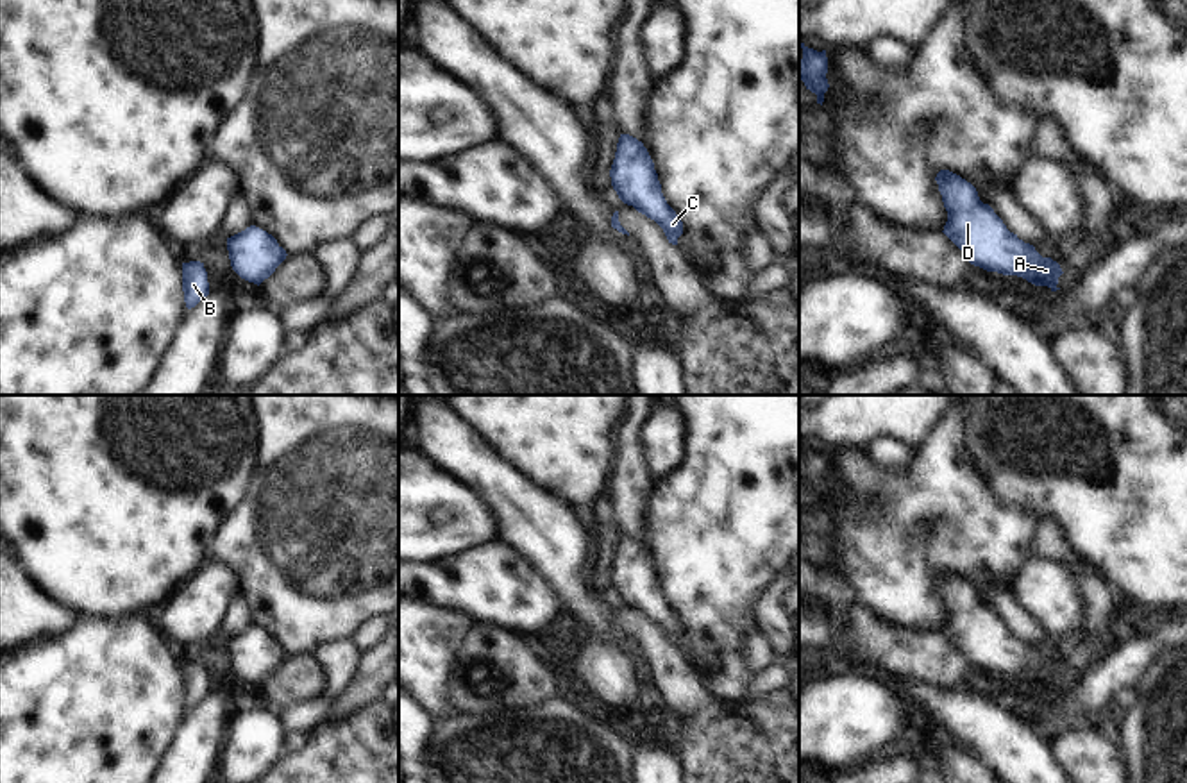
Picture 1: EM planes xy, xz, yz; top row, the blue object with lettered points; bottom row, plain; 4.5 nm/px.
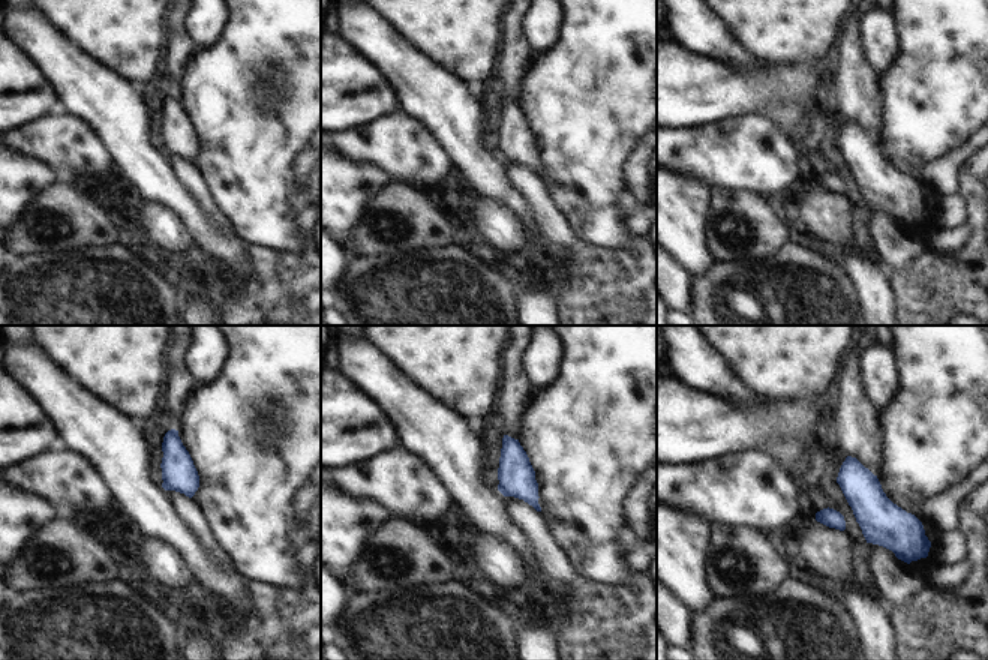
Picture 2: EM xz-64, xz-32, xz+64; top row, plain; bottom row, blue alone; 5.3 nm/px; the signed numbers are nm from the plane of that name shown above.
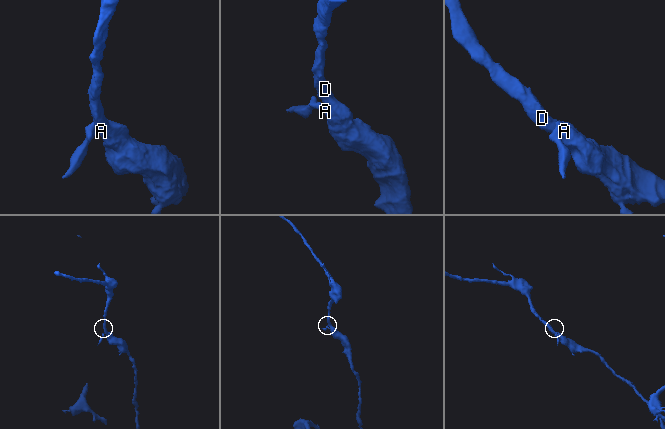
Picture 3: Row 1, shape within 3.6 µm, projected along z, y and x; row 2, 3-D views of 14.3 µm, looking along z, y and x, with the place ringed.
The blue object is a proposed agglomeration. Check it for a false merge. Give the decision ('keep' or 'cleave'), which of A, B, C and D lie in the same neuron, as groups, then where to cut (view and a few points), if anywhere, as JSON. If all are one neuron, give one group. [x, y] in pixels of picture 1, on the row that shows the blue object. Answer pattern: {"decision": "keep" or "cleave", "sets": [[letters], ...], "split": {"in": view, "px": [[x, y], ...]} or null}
{"decision": "cleave", "sets": [["A", "C", "D"], ["B"]], "split": {"in": "xz", "px": [[637, 208], [640, 211]]}}

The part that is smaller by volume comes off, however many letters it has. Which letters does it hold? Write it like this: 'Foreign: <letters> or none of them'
Foreign: B

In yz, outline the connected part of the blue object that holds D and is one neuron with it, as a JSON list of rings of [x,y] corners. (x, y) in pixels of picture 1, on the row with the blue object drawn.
[[[940,170],[935,181],[947,211],[947,222],[942,232],[964,252],[971,265],[987,272],[1017,275],[1035,286],[1048,286],[1051,291],[1060,290],[1057,286],[1058,277],[1064,274],[1060,265],[1051,257],[1042,257],[1033,245],[1024,243],[1010,232],[994,209],[980,200],[971,182],[949,170]]]

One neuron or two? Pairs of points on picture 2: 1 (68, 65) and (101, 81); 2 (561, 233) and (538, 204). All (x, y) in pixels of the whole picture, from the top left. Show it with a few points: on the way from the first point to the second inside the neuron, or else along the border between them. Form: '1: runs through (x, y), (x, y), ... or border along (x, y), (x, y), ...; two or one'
1: runs through (75, 72), (84, 81), (93, 81); one
2: runs through (553, 225), (546, 212); one

